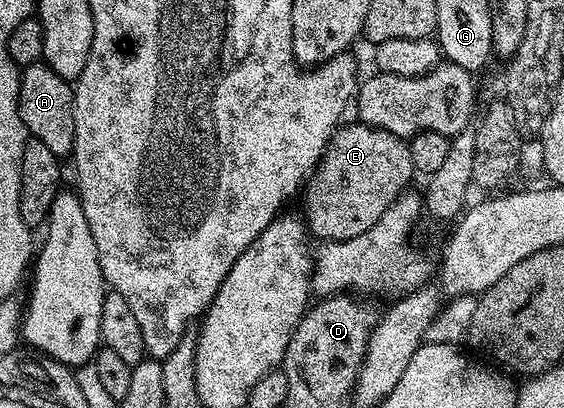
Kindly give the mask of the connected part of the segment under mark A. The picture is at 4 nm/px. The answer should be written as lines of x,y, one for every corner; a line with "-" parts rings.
32,63
21,71
21,84
17,98
19,117
23,121
26,132
32,138
43,141
51,153
58,157
69,157
73,153
75,141
75,117
73,116
73,87
70,80
59,77
45,64

